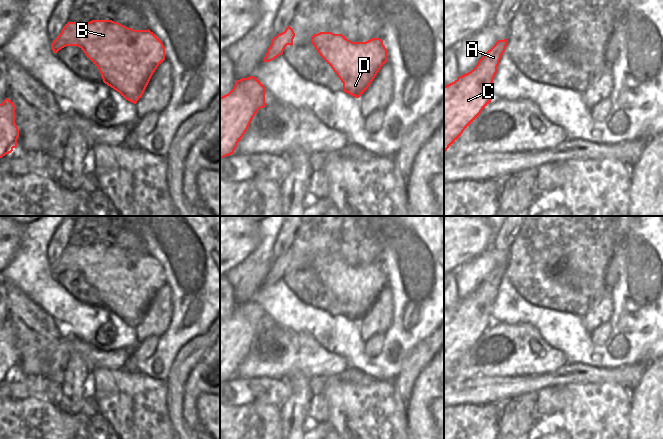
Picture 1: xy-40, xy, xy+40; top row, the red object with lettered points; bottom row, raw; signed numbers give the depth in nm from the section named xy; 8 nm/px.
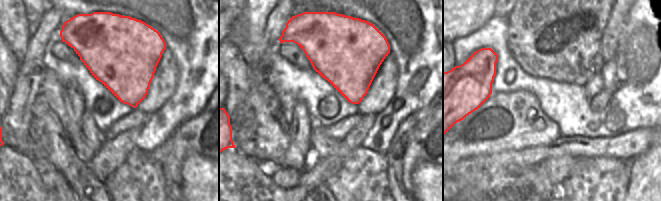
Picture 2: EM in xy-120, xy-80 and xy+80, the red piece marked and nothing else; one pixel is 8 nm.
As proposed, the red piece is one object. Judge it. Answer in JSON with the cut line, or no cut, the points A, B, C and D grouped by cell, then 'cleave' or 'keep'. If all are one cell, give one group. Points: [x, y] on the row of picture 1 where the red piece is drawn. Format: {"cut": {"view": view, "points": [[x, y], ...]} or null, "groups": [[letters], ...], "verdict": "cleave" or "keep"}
{"cut": null, "groups": [["A", "B", "C", "D"]], "verdict": "keep"}

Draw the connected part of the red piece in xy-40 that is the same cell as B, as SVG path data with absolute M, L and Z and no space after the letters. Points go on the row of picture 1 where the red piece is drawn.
M112 20L68 22L55 38L51 49L56 54L66 46L78 46L99 69L103 82L123 98L136 104L153 73L165 60L165 47L149 29L134 30Z

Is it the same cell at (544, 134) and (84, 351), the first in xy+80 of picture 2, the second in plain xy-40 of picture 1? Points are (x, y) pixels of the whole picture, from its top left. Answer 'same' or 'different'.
same

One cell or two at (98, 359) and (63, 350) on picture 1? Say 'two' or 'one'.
one

